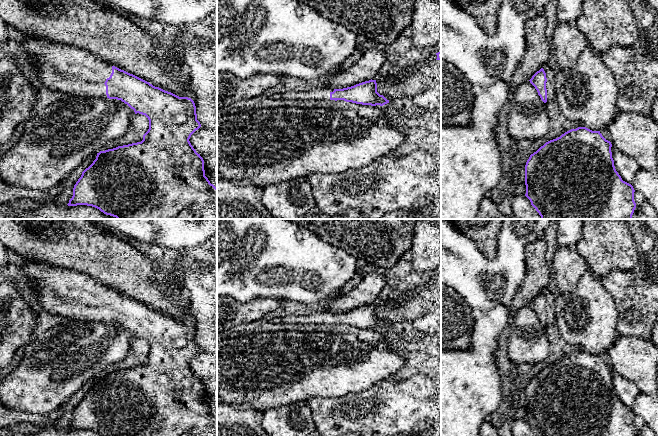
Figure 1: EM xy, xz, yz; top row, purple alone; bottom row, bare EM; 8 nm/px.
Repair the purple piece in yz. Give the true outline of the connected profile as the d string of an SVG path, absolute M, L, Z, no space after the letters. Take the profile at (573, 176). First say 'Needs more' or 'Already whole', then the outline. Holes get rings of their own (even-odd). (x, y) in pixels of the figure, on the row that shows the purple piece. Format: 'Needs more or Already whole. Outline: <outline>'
Already whole. Outline: M578 127L530 155L525 165L525 196L541 219L632 219L635 190L616 171L611 147L600 131Z

